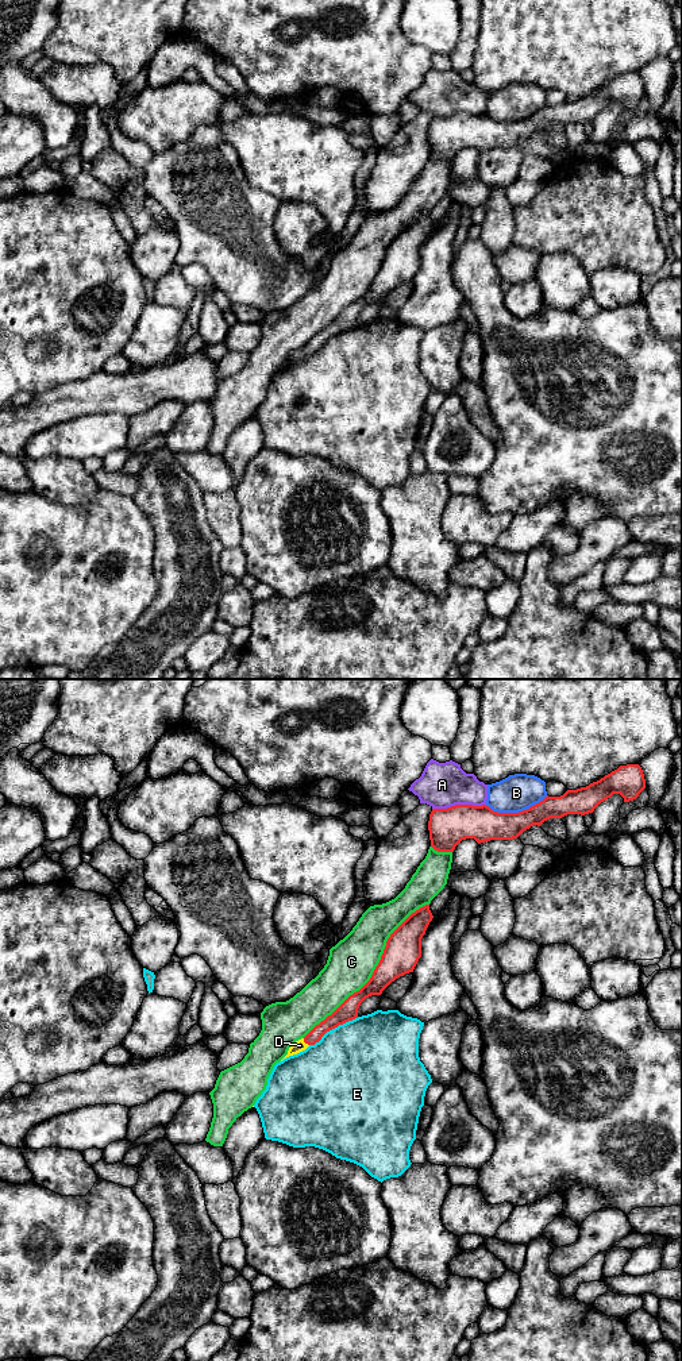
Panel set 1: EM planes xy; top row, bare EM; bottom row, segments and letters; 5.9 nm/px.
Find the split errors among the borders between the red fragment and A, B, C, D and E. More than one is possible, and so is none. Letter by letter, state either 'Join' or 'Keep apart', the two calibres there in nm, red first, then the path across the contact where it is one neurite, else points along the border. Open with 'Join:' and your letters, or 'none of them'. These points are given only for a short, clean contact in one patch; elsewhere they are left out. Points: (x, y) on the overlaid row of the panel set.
Join: D
A: Keep apart. Thickness 220 nm (red) against 280 nm
B: Keep apart. Thickness 200 nm (red) against 220 nm
C: Keep apart. Thickness 220 nm (red) against 280 nm
D: Join. Thickness 90 nm (red) against 70 nm. Path across: xy (338, 1017), (305, 1043), (300, 1045)
E: Keep apart. Thickness 110 nm (red) against 500 nm. Boundary: xy (358, 1017), (330, 1029), (309, 1045)

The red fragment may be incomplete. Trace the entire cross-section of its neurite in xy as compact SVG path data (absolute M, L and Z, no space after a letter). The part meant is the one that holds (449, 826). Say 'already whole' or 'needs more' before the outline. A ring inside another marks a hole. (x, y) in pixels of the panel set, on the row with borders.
already whole | M627 764L586 787L567 790L560 797L547 795L539 803L519 813L497 813L486 805L432 809L428 821L431 847L438 852L454 852L466 838L474 838L478 844L490 840L513 840L531 826L540 826L550 818L593 813L613 794L620 794L624 802L633 801L644 789L641 767Z

